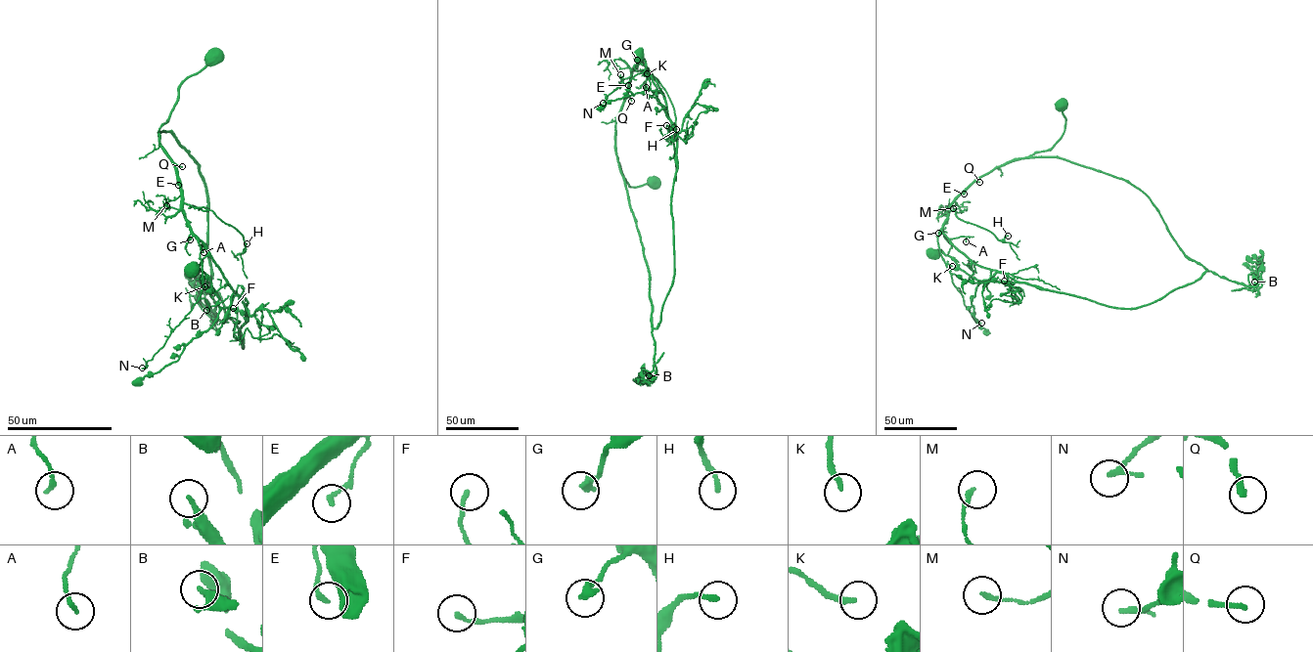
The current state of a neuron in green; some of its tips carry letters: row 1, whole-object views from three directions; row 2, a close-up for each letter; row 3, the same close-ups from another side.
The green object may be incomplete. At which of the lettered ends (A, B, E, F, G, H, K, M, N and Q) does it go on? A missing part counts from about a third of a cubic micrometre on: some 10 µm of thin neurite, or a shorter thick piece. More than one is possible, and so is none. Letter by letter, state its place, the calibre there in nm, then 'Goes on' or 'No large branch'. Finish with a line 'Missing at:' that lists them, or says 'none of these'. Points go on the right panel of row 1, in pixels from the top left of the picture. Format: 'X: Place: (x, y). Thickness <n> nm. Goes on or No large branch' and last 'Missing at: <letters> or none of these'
A: Place: (966, 241). Thickness 170 nm. No large branch
B: Place: (1254, 282). Thickness 220 nm. No large branch
E: Place: (964, 194). Thickness 200 nm. No large branch
F: Place: (1004, 281). Thickness 170 nm. No large branch
G: Place: (938, 233). Thickness 280 nm. No large branch
H: Place: (1008, 236). Thickness 180 nm. No large branch
K: Place: (952, 266). Thickness 200 nm. No large branch
M: Place: (953, 208). Thickness 180 nm. No large branch
N: Place: (981, 323). Thickness 160 nm. No large branch
Q: Place: (979, 182). Thickness 200 nm. Goes on
Missing at: Q

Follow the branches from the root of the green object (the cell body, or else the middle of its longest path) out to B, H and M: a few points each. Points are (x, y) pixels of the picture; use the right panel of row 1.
B: (1061, 103), (1062, 137), (1030, 156), (1127, 180), (1186, 255), (1231, 281), (1253, 289), (1254, 282)
H: (1061, 103), (1064, 130), (1052, 147), (994, 167), (949, 207), (959, 218), (999, 239), (1008, 236)
M: (1061, 103), (1064, 130), (1052, 147), (1014, 158), (978, 177), (955, 199), (960, 207), (953, 208)

